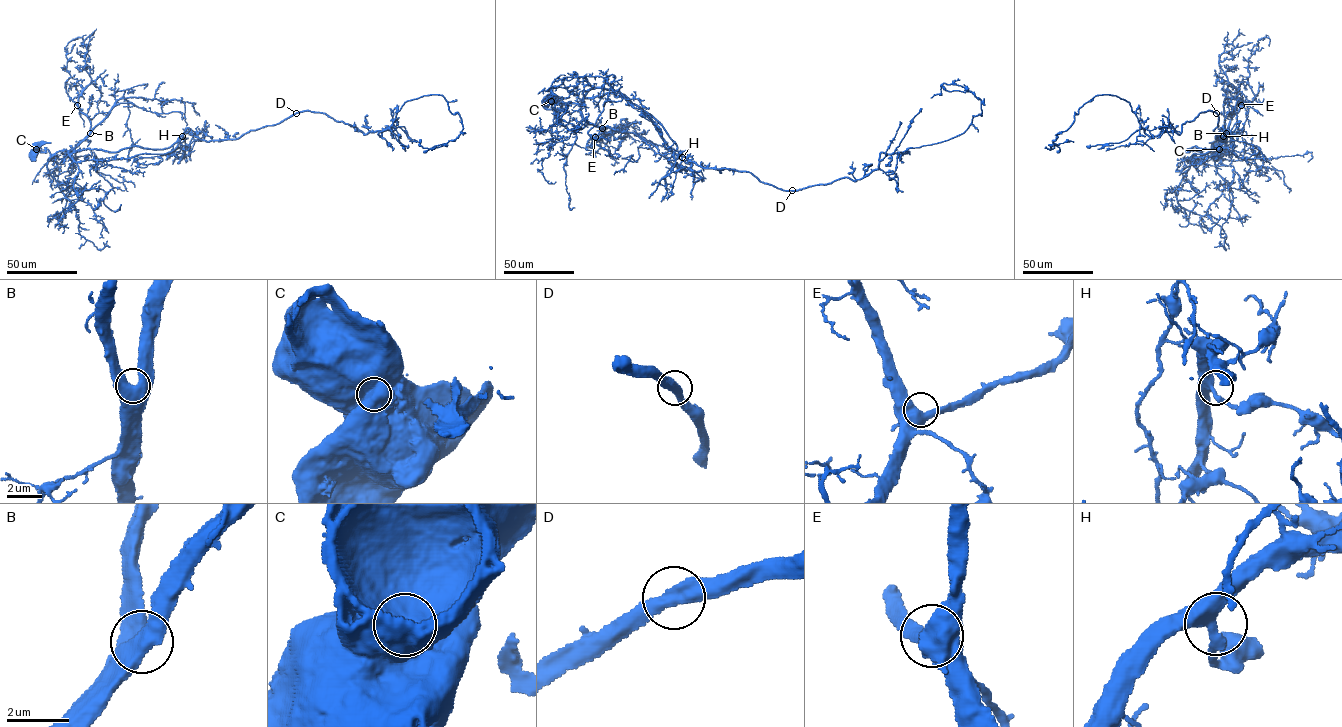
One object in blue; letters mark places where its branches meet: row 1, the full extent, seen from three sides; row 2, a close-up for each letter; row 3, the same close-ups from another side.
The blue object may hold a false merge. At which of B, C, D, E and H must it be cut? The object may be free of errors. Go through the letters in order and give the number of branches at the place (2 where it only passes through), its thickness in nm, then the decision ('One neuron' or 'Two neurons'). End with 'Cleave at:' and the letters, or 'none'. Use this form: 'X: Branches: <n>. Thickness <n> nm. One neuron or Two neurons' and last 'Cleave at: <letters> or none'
B: Branches: 2. Thickness 600 nm. One neuron
C: Branches: 1. Thickness 1350 nm. Two neurons
D: Branches: 2. Thickness 480 nm. One neuron
E: Branches: 2. Thickness 550 nm. One neuron
H: Branches: 3. Thickness 340 nm. One neuron
Cleave at: C

